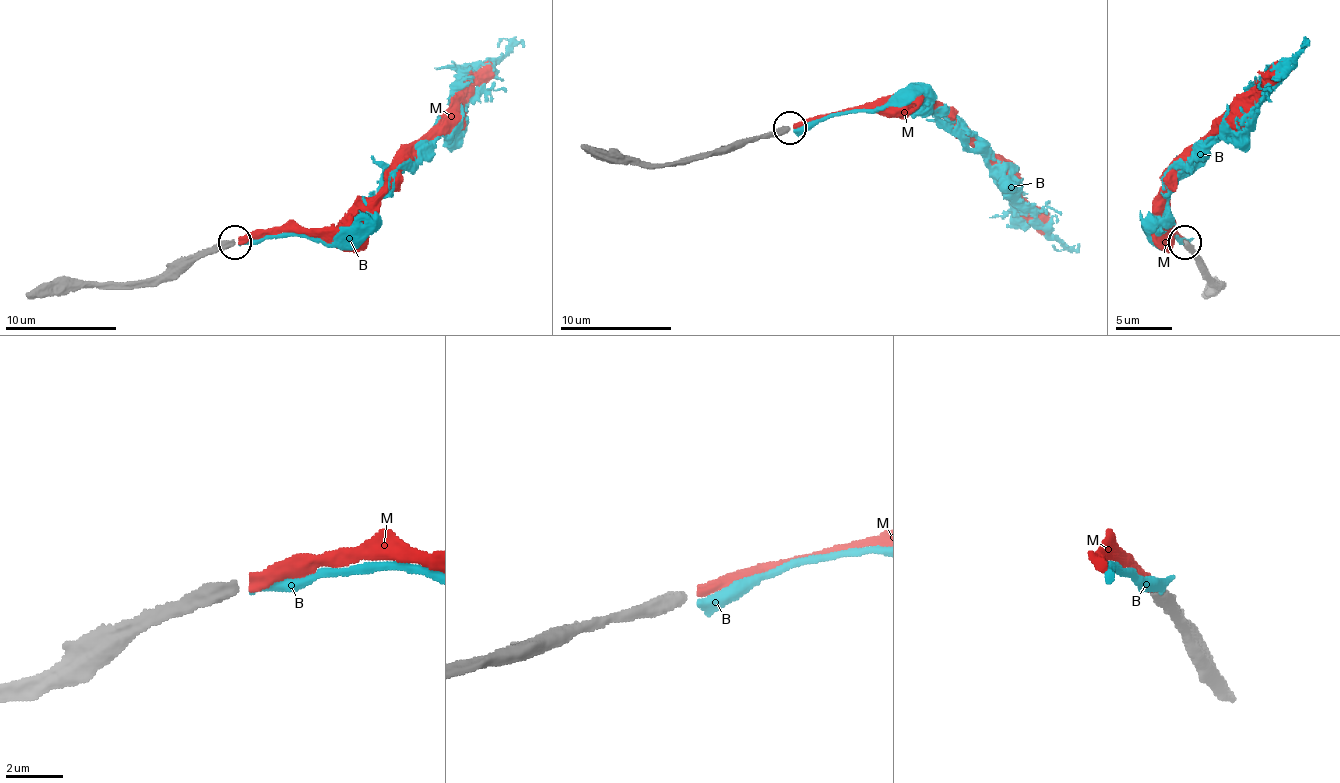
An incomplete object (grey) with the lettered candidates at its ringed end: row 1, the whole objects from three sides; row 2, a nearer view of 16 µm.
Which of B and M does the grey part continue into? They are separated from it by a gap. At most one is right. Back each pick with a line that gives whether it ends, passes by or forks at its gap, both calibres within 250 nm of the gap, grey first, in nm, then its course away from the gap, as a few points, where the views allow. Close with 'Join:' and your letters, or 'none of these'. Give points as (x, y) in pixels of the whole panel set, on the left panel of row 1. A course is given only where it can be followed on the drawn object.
M: It ends there. Thickness 440 nm (grey) against 400 nm. Its course: (238, 243), (274, 232), (339, 232), (378, 193), (386, 176), (439, 123), (459, 92), (489, 61)
Join: M

